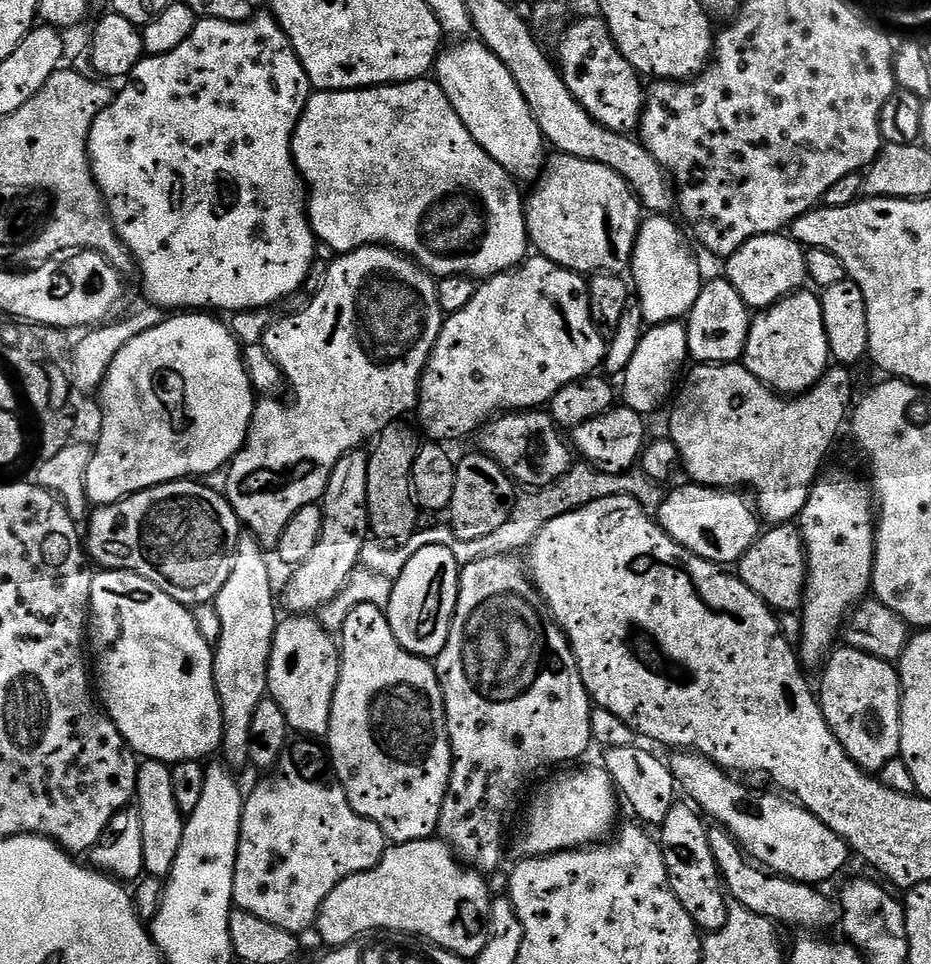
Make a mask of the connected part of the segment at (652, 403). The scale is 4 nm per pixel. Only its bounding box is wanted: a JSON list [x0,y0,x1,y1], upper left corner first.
[622,322,689,414]

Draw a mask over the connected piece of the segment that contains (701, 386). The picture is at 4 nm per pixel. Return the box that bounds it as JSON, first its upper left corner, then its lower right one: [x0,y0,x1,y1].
[667,362,854,525]

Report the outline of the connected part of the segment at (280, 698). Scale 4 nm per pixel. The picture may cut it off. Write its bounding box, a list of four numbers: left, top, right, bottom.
[269,614,340,738]

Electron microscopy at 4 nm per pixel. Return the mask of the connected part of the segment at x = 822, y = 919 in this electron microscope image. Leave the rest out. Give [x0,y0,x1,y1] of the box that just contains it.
[708,826,840,933]

